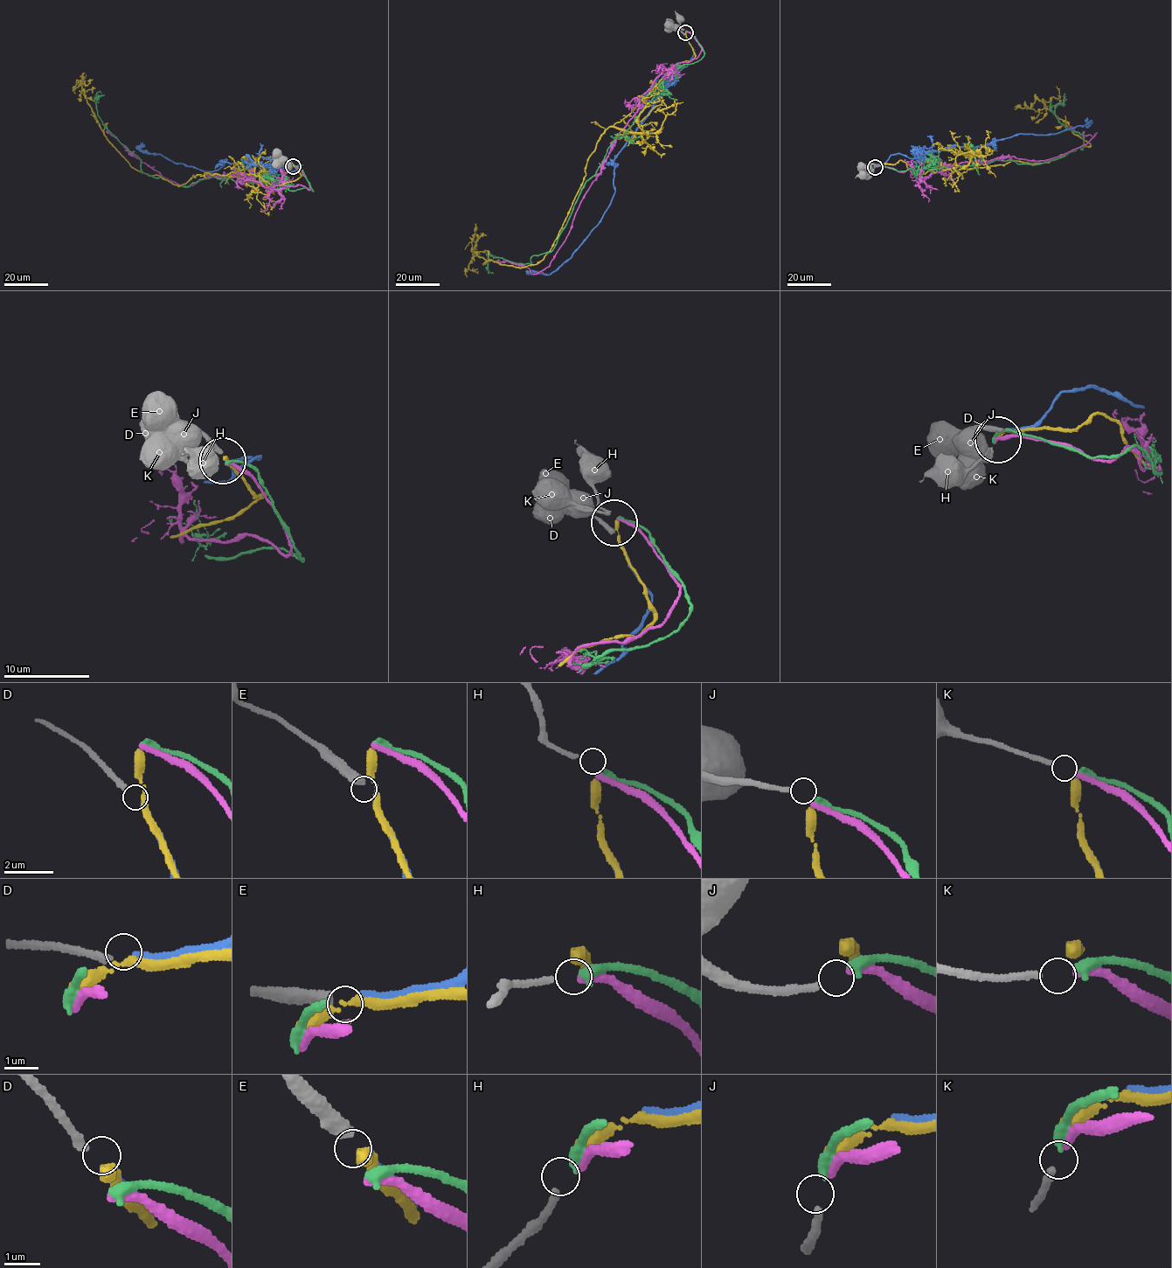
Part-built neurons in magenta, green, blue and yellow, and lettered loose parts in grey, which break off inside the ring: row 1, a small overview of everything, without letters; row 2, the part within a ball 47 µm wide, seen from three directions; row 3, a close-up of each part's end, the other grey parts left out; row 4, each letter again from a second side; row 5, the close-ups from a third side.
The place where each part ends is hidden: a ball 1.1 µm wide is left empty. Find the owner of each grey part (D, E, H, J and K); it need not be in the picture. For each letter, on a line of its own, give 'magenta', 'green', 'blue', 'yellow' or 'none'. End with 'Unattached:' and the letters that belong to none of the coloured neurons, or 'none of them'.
D: none
E: blue
H: green
J: none
K: magenta
Unattached: D, J

